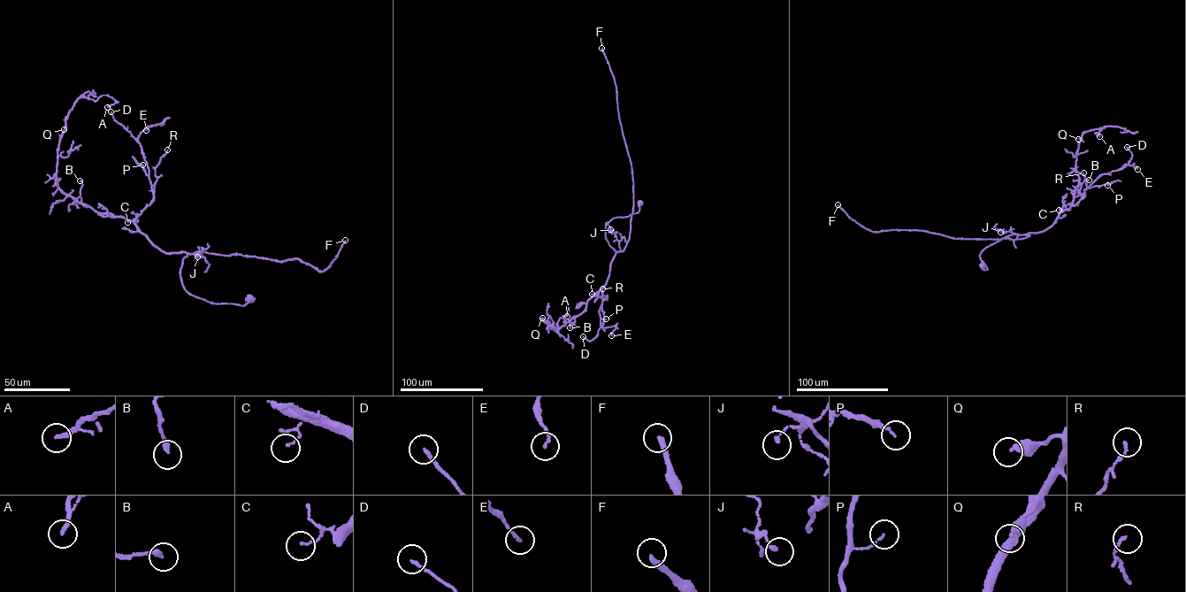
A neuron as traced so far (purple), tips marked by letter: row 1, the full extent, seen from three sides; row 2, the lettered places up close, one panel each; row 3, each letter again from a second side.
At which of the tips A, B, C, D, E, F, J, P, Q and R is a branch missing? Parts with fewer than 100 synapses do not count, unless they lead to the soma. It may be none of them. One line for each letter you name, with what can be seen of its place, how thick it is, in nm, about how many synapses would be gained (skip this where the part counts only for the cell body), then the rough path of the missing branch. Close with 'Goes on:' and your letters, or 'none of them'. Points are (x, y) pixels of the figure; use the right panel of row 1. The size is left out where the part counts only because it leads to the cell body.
F: (837, 204) | 280 nm | 190 syn
Goes on: F

